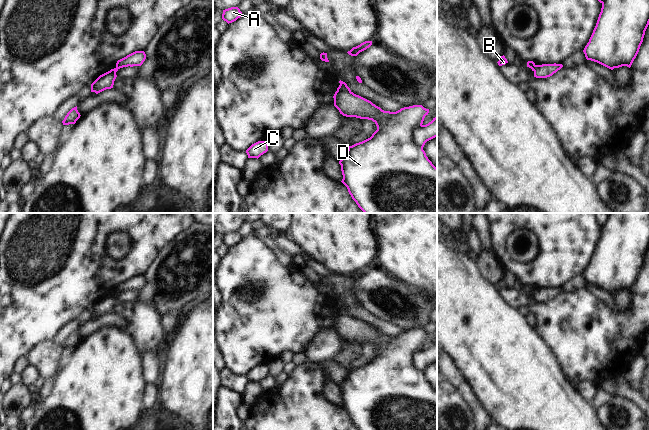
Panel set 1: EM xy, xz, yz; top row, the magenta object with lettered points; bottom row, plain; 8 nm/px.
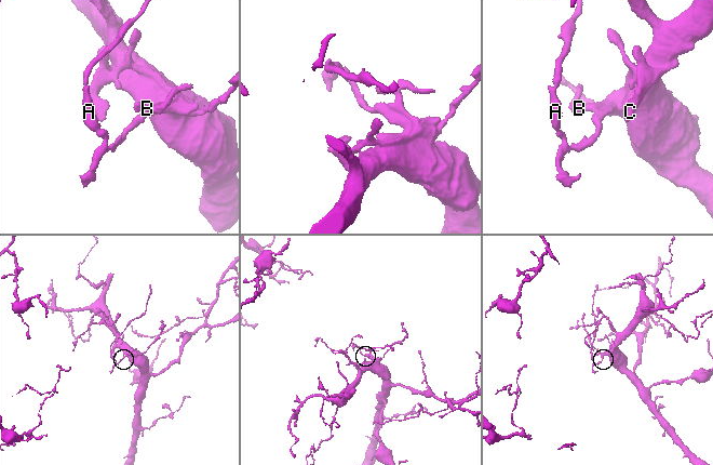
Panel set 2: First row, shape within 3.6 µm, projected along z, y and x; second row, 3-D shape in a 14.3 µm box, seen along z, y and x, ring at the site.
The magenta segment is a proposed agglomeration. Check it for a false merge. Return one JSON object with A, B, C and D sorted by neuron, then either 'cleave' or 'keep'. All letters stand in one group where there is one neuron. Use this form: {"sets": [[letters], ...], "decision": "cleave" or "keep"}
{"sets": [["A", "D"], ["B", "C"]], "decision": "cleave"}

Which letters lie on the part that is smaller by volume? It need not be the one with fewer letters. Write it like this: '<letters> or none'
B, C

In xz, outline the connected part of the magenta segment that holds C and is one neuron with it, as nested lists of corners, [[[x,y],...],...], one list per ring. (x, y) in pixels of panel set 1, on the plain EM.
[[[258,365],[252,368],[247,374],[246,377],[248,382],[259,382],[261,379],[268,375],[268,365]]]

